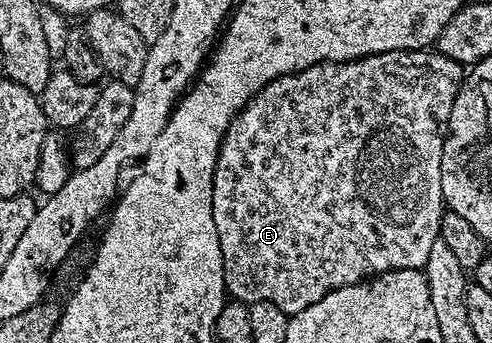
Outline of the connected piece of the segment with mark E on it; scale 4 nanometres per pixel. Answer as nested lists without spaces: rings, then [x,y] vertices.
[[[405,49],[404,51],[373,53],[367,57],[360,58],[359,61],[325,61],[319,65],[308,67],[299,73],[293,73],[287,77],[270,81],[265,85],[232,119],[216,159],[216,171],[214,172],[214,182],[212,183],[212,219],[216,223],[216,235],[220,235],[220,251],[222,252],[222,262],[224,263],[224,283],[226,284],[227,294],[235,301],[247,303],[267,301],[268,303],[276,303],[276,307],[283,309],[287,315],[293,315],[304,311],[304,307],[312,307],[312,303],[324,299],[324,295],[328,295],[333,289],[339,289],[345,285],[355,285],[357,281],[377,277],[379,273],[387,273],[393,269],[422,269],[428,263],[428,251],[432,251],[432,243],[440,240],[442,215],[444,212],[442,199],[442,148],[446,138],[446,128],[452,115],[452,103],[456,99],[458,88],[462,86],[463,80],[464,69],[457,61],[448,59],[437,51],[411,51]]]

